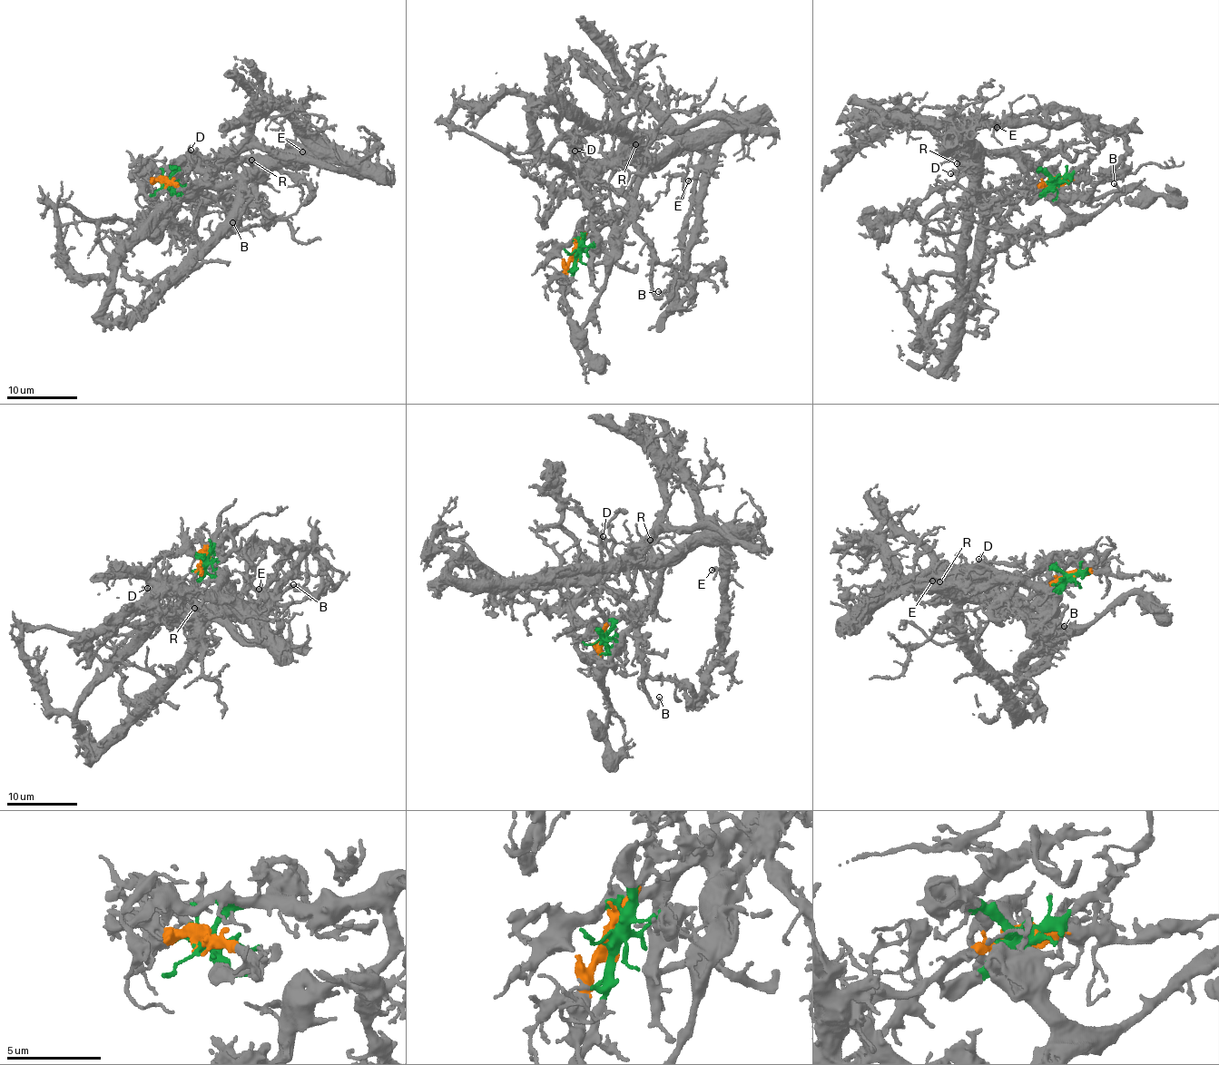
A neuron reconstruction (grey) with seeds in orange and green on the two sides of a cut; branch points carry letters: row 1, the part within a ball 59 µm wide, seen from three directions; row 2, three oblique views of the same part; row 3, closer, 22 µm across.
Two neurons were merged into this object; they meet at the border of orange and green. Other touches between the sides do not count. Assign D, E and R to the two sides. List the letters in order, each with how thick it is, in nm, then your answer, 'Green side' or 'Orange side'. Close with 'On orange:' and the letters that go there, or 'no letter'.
D: Thickness 80 nm. Orange side
E: Thickness 190 nm. Green side
R: Thickness 220 nm. Green side
On orange: D

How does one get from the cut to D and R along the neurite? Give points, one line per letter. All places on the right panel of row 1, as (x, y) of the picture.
D: (1054, 181), (1043, 182), (1016, 200), (987, 202), (973, 170), (965, 174), (949, 174)
R: (1054, 181), (1043, 171), (1007, 155), (988, 151), (972, 165), (956, 163)

